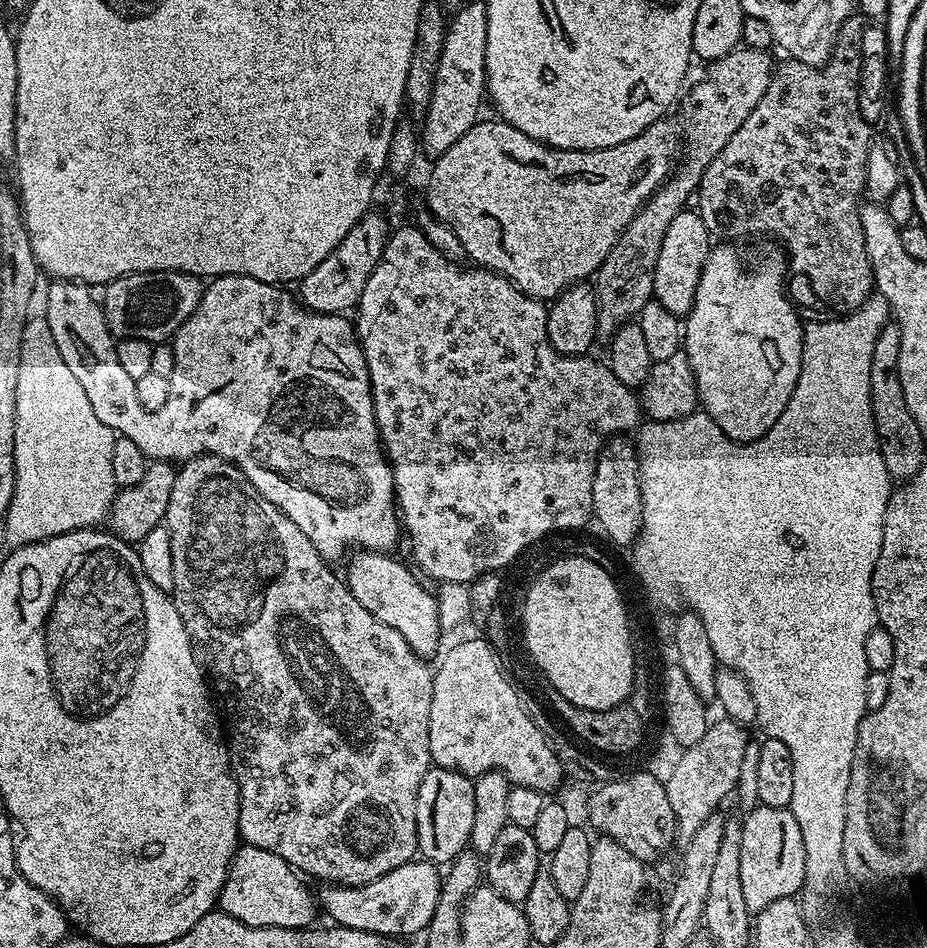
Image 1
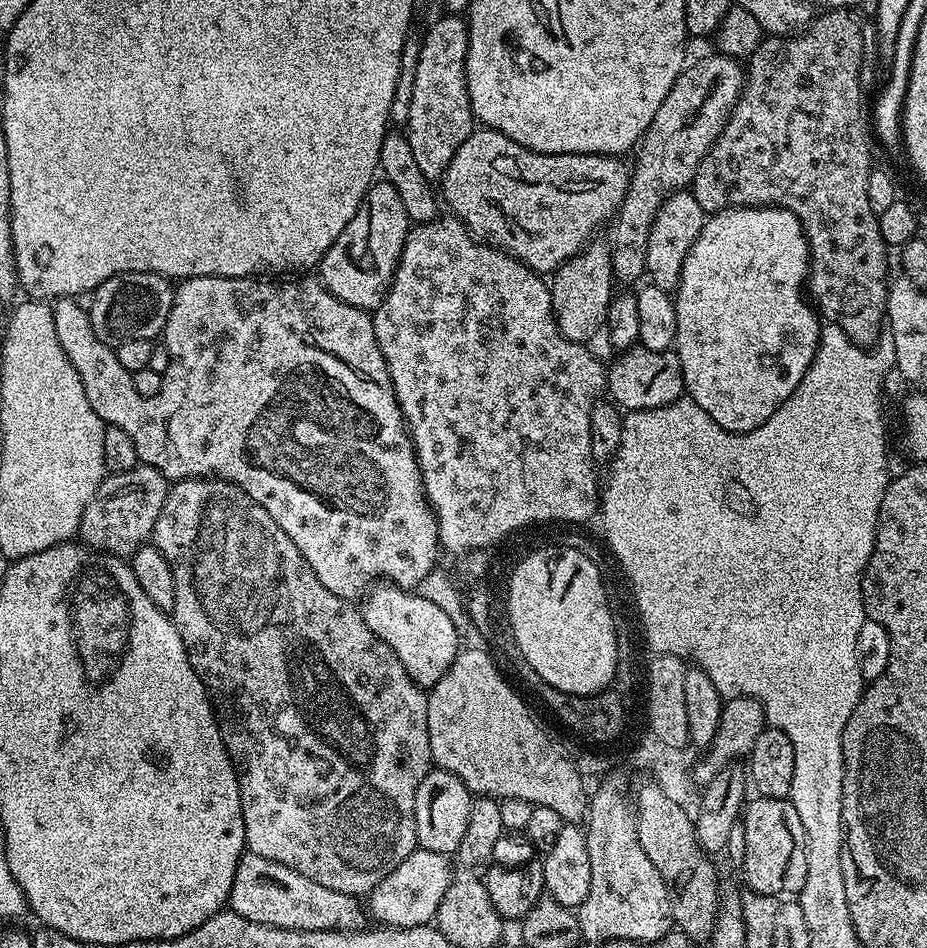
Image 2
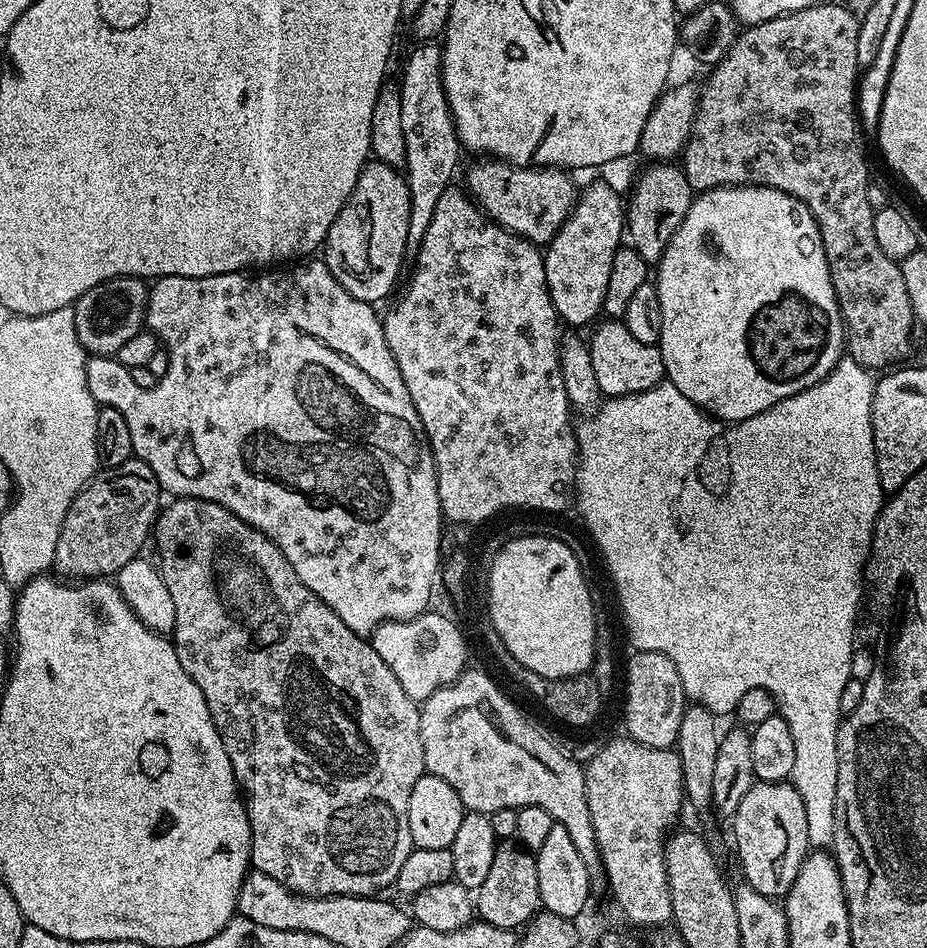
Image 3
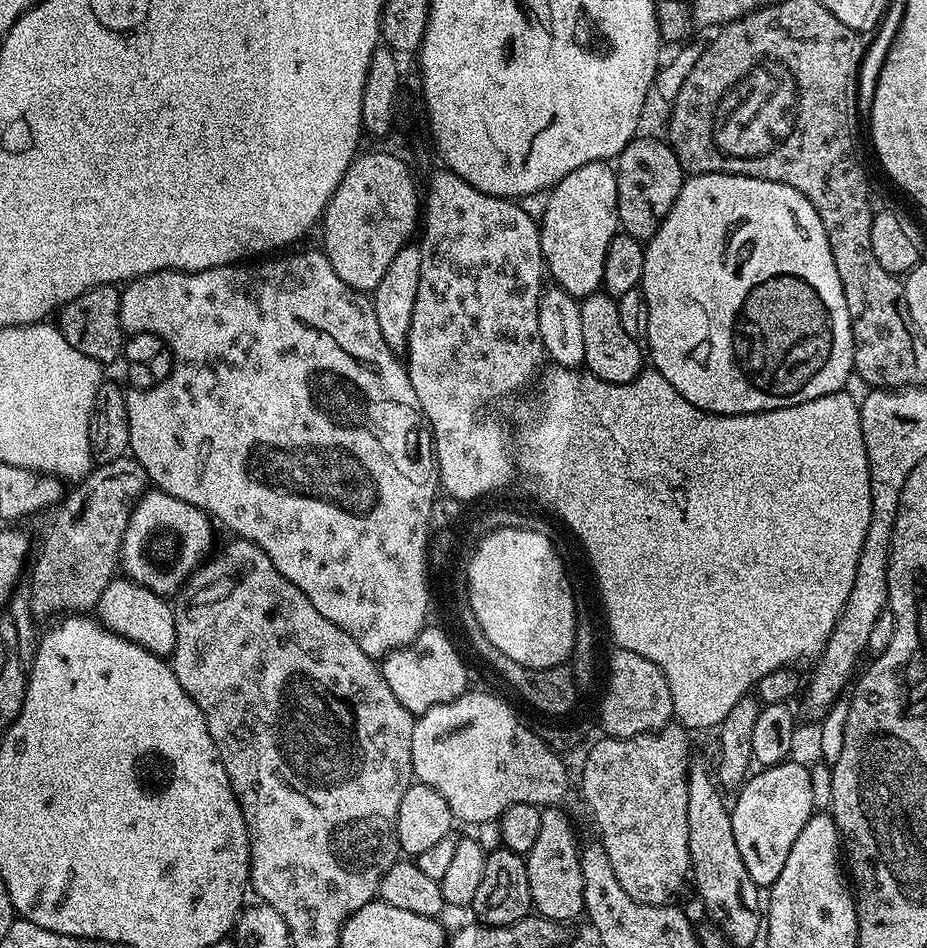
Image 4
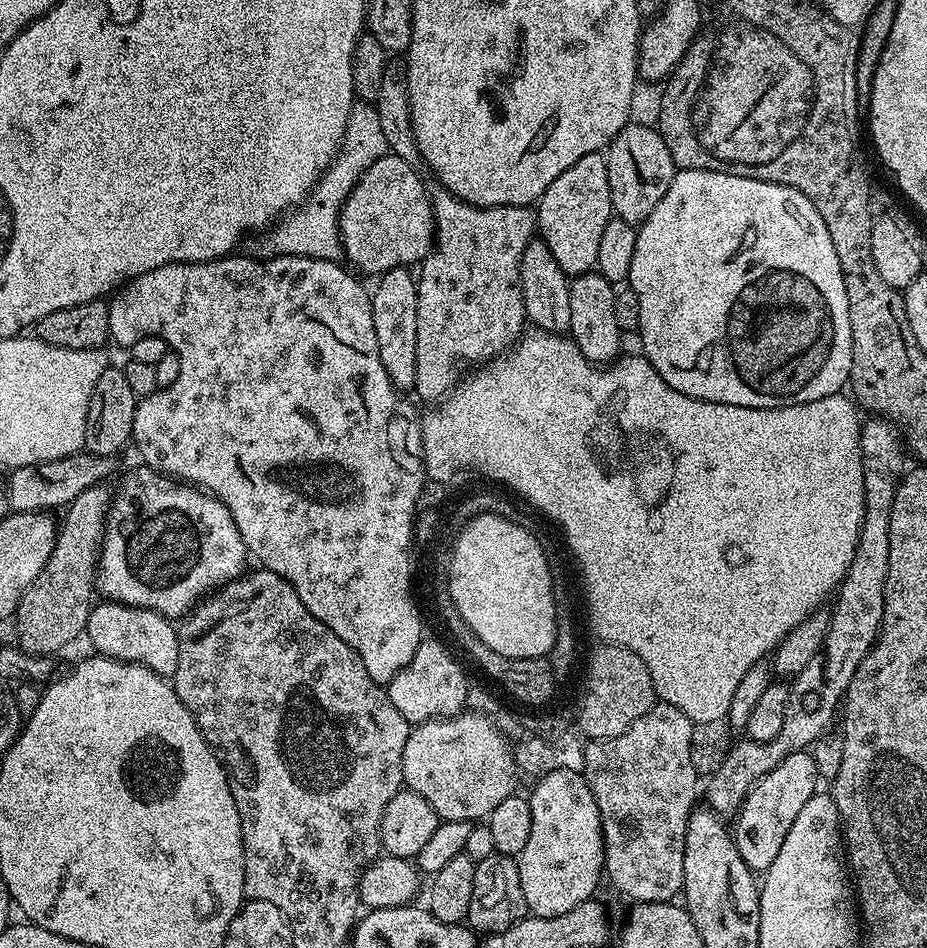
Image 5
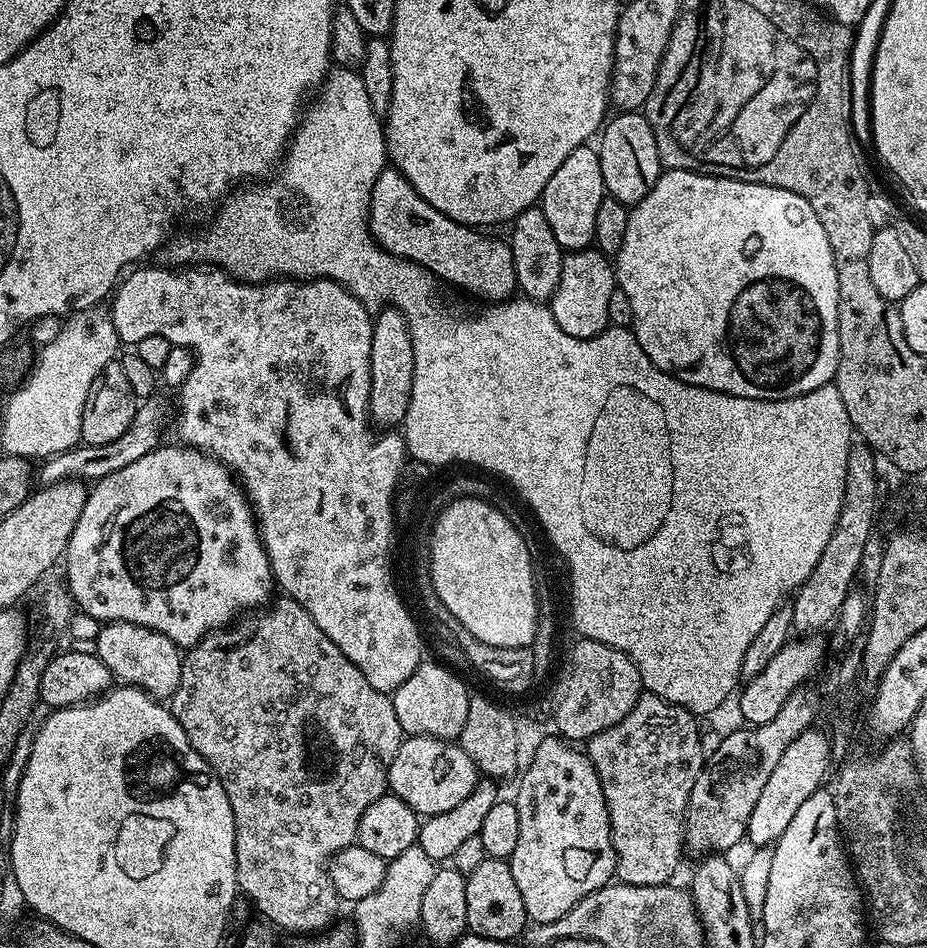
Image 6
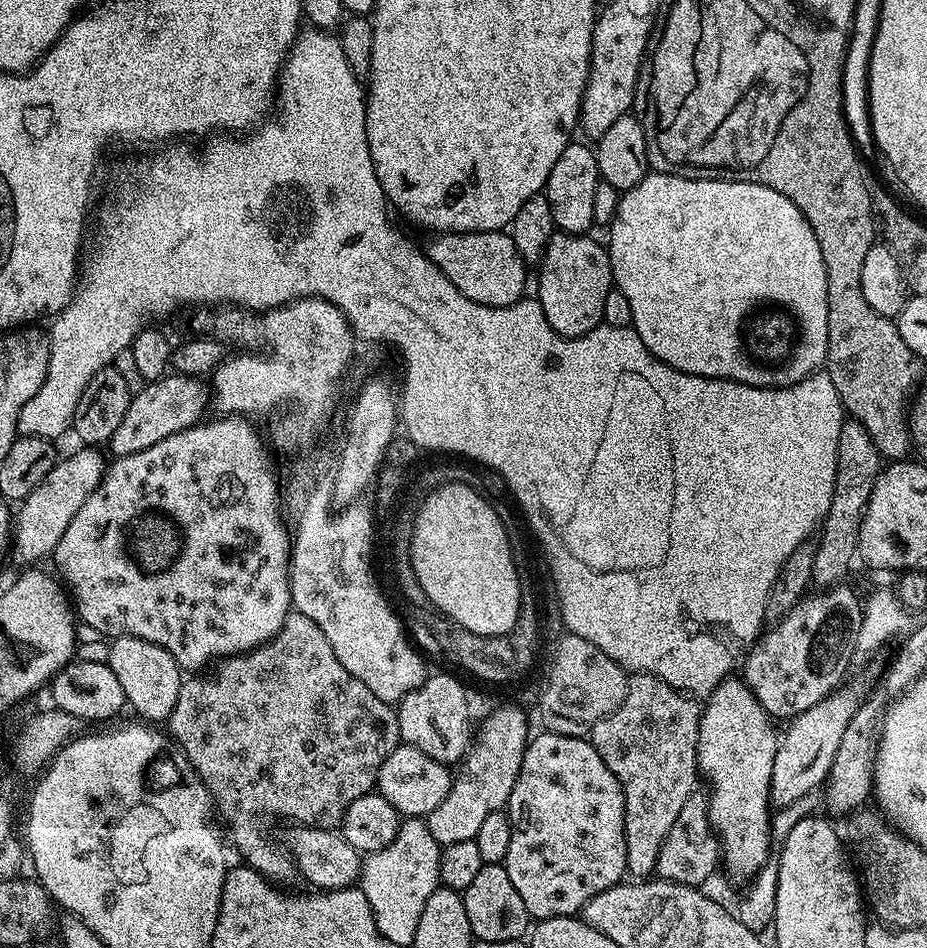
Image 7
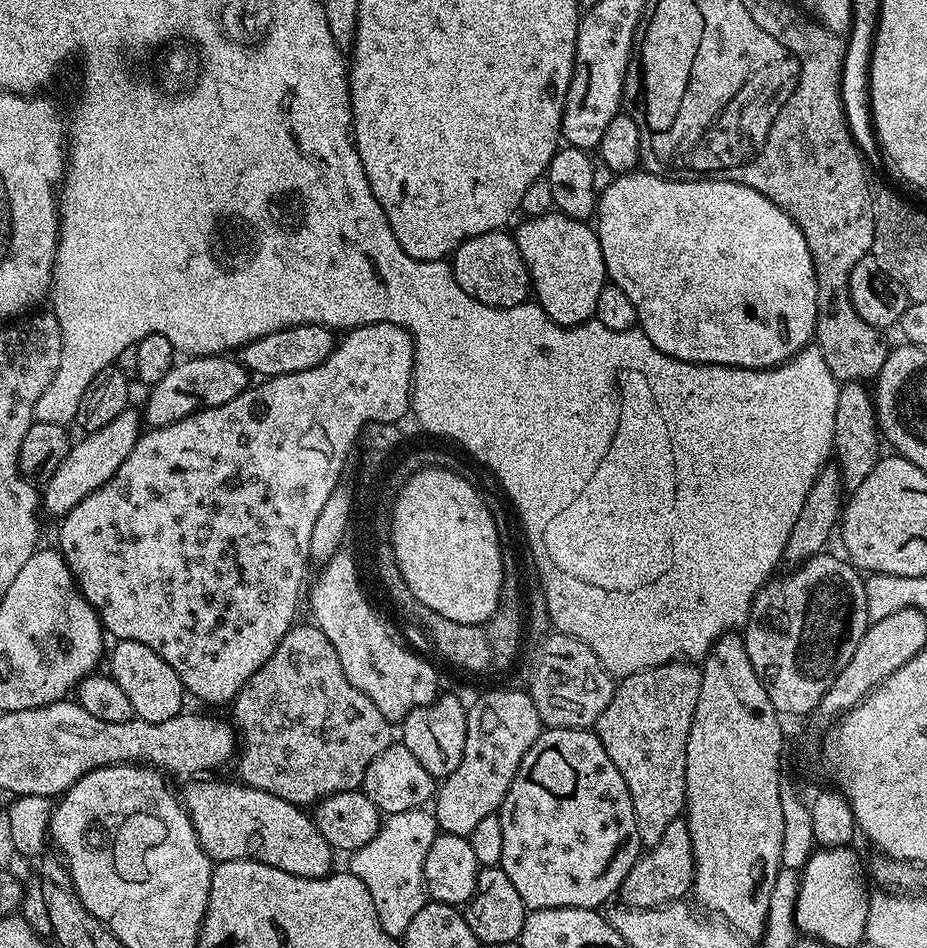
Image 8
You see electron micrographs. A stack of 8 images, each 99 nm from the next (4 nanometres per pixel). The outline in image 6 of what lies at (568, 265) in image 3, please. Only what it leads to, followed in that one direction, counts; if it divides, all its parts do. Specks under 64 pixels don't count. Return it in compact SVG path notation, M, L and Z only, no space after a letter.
M595 147L574 150L574 154L569 154L566 162L554 170L550 182L546 182L546 190L540 195L538 207L546 214L546 222L550 222L550 230L554 230L554 238L558 238L558 246L565 253L593 247L594 221L605 195L602 162Z

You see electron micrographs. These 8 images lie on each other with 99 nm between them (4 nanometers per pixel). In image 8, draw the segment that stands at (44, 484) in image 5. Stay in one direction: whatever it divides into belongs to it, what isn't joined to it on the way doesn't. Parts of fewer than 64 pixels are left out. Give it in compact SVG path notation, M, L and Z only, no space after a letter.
M231 355L194 356L181 359L172 365L170 374L162 382L147 389L148 401L142 407L142 420L148 428L170 426L182 418L192 416L214 406L226 406L230 398L238 398L250 387L250 374L242 367L239 359Z

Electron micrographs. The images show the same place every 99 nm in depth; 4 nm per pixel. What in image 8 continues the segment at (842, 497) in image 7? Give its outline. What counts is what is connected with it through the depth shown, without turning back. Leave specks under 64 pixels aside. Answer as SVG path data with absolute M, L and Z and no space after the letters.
M860 382L841 383L838 407L834 410L834 464L840 469L841 485L848 490L862 486L862 482L870 478L870 470L874 470L874 466L882 458L882 437L876 422L874 396L869 389L867 392L864 388L867 387Z

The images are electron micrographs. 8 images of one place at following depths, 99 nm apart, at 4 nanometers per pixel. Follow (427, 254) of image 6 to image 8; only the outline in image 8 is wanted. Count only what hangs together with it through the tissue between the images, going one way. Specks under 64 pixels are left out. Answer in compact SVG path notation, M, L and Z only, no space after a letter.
M497 230L464 240L456 245L450 263L454 278L466 295L491 308L518 306L525 303L532 292L532 279L528 267L511 231Z

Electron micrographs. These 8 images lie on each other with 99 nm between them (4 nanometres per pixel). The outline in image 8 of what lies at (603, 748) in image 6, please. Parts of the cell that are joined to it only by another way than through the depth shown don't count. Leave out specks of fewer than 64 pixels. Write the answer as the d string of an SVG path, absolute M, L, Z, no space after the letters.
M673 662L647 668L623 677L616 685L616 693L610 698L610 706L606 706L606 710L602 710L596 719L596 737L602 742L606 754L610 754L610 762L618 766L626 782L626 790L630 790L640 842L645 849L662 842L666 826L681 819L685 811L686 738L690 738L690 722L694 722L694 706L698 706L699 689L700 668L695 663Z

